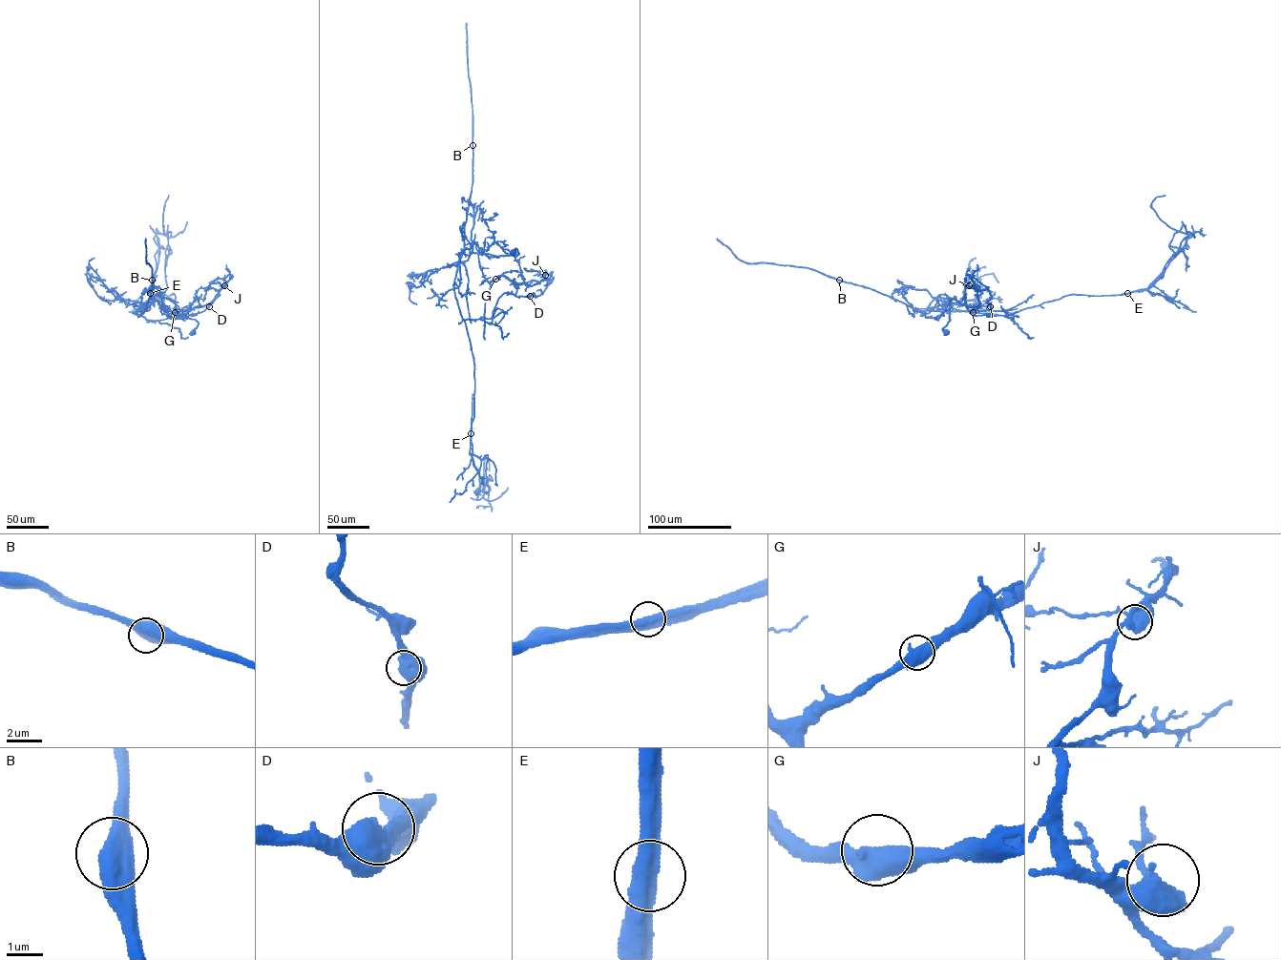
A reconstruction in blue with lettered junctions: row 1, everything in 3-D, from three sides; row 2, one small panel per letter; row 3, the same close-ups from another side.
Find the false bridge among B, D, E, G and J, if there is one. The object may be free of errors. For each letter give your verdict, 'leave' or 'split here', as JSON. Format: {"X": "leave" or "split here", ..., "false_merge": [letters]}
{"B": "leave", "D": "leave", "E": "split here", "G": "leave", "J": "leave", "false_merge": ["E"]}

